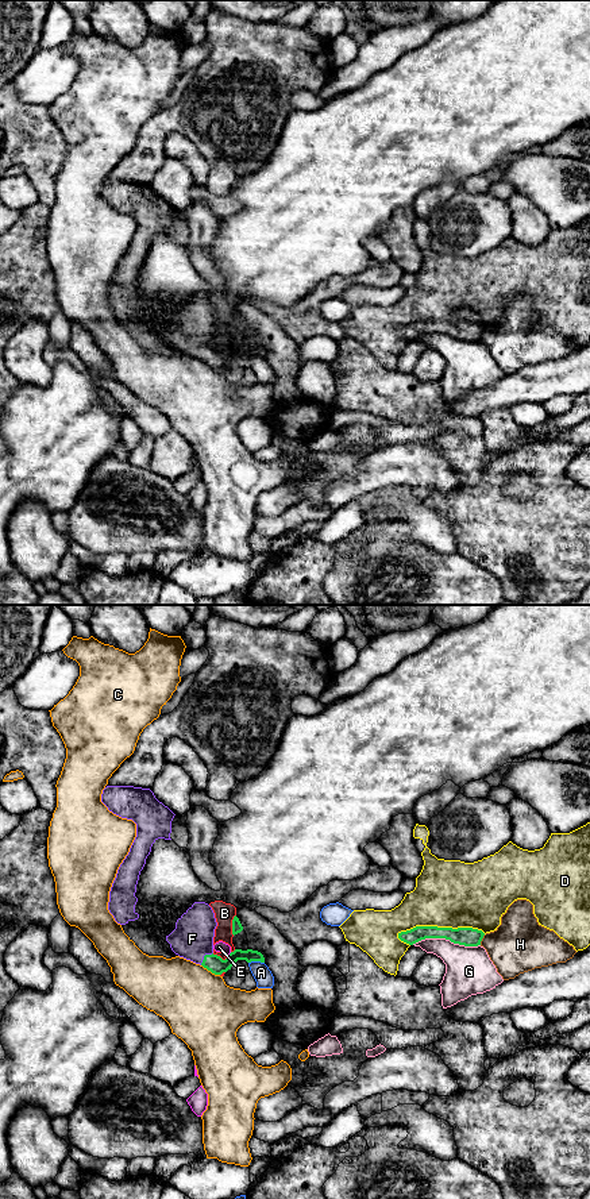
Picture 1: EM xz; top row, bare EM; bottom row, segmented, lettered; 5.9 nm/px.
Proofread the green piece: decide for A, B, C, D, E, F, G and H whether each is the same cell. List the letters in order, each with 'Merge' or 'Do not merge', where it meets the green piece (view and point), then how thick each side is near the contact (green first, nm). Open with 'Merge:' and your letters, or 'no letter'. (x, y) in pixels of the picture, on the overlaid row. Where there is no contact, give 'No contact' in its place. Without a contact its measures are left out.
Merge: F
A: Do not merge. Touches green at xz (255, 960). Thickness 110 nm (green) against 110 nm
B: Do not merge. Touches green at xz (232, 925). Thickness 60 nm (green) against 120 nm
C: Do not merge. Touches green at xz (211, 971). Thickness 110 nm (green) against 420 nm
D: Do not merge. Touches green at xz (440, 928). Thickness 110 nm (green) against 400 nm
E: Do not merge. Touches green at xz (230, 953). Thickness 110 nm (green) against 60 nm
F: Merge. Touches green at xz (204, 956). Thickness 110 nm (green) against 240 nm
G: Do not merge. Touches green at xz (446, 939). Thickness 110 nm (green) against 280 nm
H: Do not merge. Touches green at xz (481, 940). Thickness 110 nm (green) against 320 nm

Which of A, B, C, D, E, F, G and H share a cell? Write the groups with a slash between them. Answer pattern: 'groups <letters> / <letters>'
groups A / B E / C / D / F / G / H

